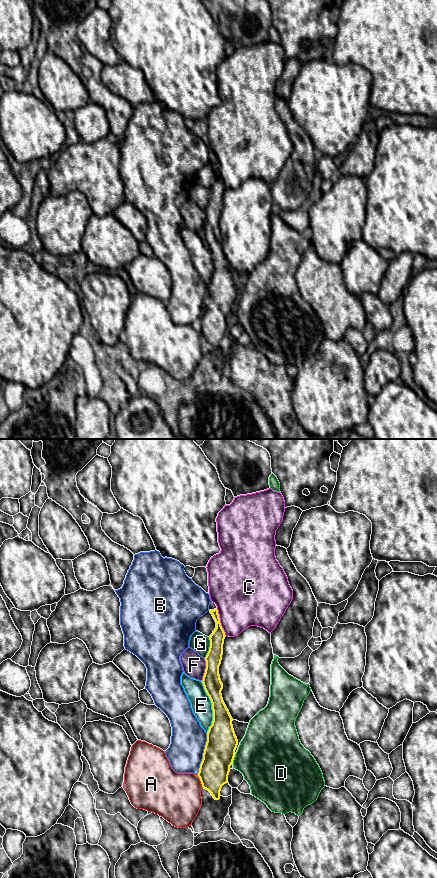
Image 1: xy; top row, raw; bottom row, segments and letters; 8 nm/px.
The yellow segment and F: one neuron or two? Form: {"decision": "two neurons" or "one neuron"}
{"decision": "two neurons"}

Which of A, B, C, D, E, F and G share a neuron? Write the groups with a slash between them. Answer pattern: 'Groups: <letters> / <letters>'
Groups: A / B / C / D / E / F / G

